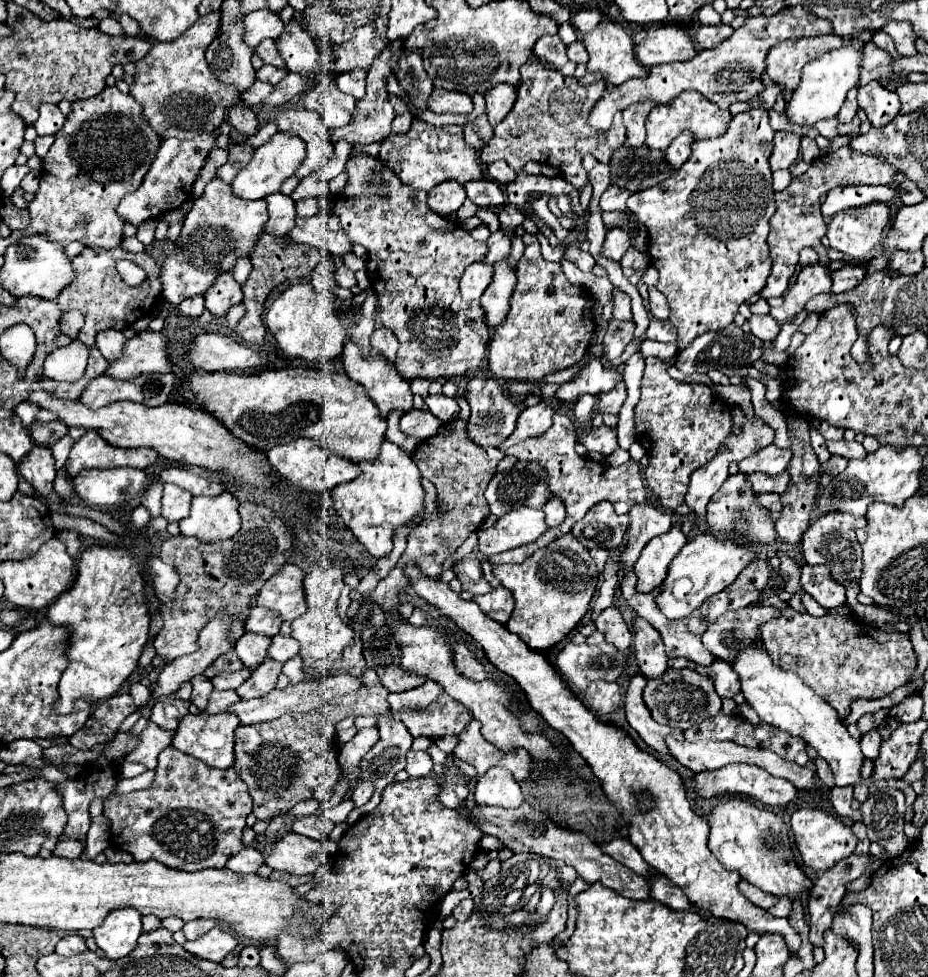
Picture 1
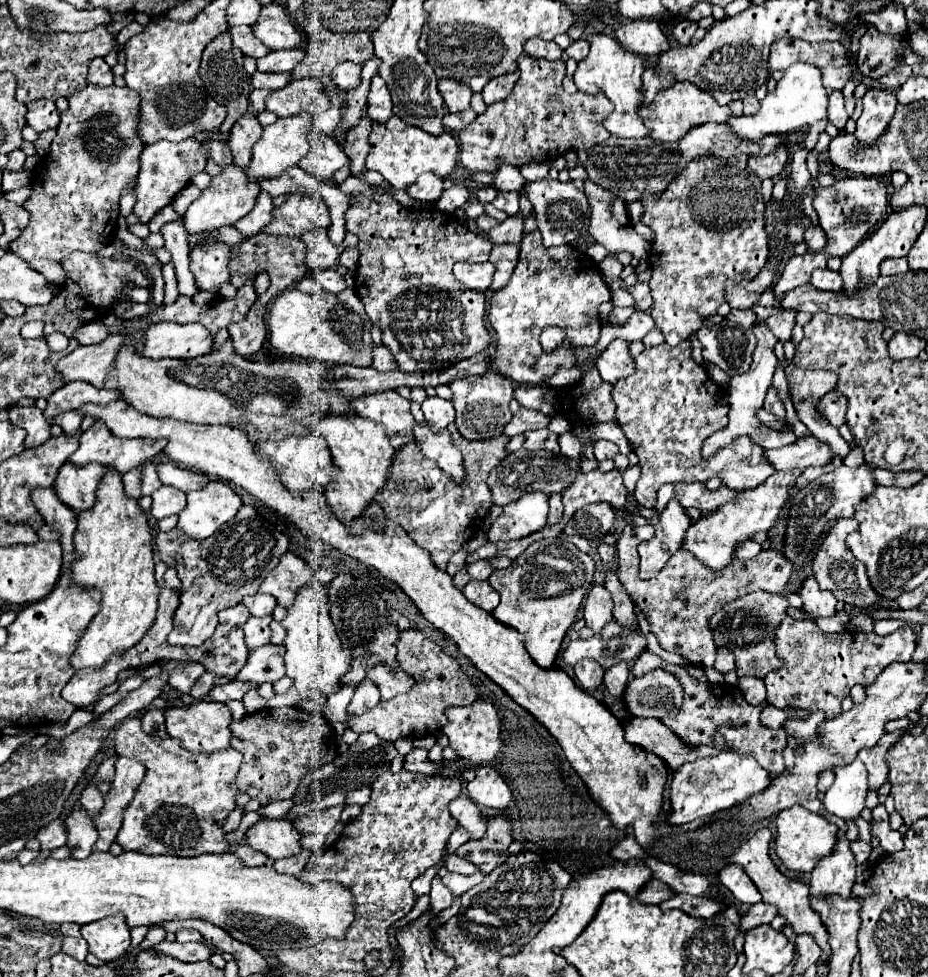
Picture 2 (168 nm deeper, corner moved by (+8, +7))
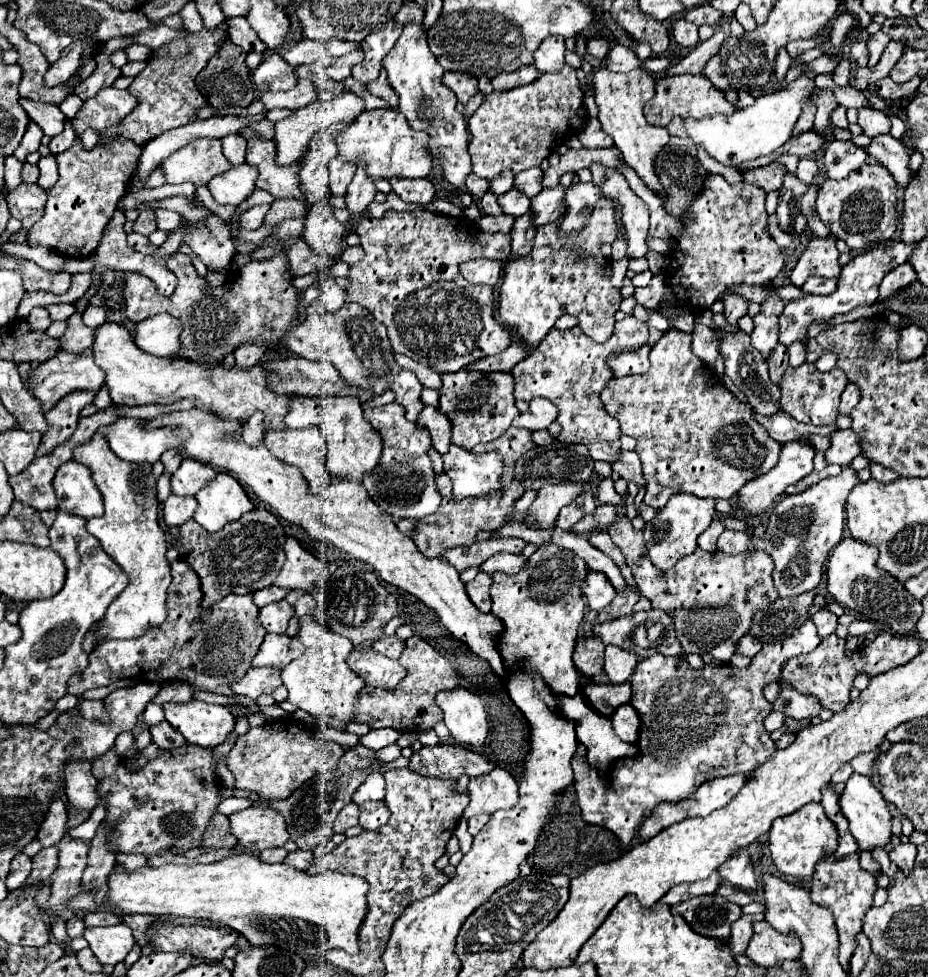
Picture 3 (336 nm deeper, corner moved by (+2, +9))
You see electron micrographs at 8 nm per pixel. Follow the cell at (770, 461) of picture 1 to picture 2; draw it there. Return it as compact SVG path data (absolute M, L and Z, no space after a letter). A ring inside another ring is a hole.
M802 438L796 440L792 446L784 446L780 450L766 450L766 460L776 470L804 470L808 466L824 466L834 460L834 452L824 442L818 442L818 438Z

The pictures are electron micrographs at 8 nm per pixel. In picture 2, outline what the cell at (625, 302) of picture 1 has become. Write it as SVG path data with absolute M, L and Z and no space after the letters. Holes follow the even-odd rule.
M614 254L606 256L598 266L600 266L602 276L604 276L604 280L606 280L606 282L612 282L614 278L618 278L618 276L620 276L620 272L622 272L622 268L624 268L624 266L618 262L618 258L616 258Z

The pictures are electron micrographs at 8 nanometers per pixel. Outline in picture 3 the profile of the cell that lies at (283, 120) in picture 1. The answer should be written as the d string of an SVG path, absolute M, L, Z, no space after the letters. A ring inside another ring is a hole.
M334 158L330 160L328 168L330 168L330 192L336 196L346 194L346 188L354 178L356 166L352 162L344 162L342 158Z

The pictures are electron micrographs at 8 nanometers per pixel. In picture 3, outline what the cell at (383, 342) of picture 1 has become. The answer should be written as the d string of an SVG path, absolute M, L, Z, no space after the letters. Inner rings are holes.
M400 370L394 378L394 382L390 384L390 388L396 392L396 402L404 404L408 420L416 420L424 408L424 404L420 400L420 392L424 386L416 378L416 374L410 370Z

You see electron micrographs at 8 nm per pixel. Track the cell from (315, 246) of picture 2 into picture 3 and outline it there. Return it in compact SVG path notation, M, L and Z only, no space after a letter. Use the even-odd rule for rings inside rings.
M328 200L308 210L302 238L316 254L340 260L344 252L344 226L334 218Z

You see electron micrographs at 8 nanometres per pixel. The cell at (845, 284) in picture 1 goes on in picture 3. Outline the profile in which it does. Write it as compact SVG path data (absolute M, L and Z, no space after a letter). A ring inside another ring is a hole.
M812 276L806 280L806 284L802 286L804 292L808 294L832 294L838 286L838 278L818 278Z

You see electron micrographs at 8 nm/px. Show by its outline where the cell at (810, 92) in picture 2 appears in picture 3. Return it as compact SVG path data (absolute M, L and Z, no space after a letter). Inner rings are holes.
M802 72L786 88L758 96L756 102L744 110L736 110L730 116L718 114L704 120L684 120L684 126L688 130L688 136L694 140L694 144L702 144L712 158L716 158L726 166L736 166L746 160L766 156L774 152L778 146L782 146L792 136L792 130L802 114L802 108L814 96L816 96L814 78Z

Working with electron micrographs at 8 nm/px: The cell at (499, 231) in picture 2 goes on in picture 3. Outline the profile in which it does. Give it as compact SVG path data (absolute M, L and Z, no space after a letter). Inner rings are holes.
M554 186L554 188L544 188L540 194L532 198L532 224L542 226L550 224L560 218L560 212L564 212L564 186Z

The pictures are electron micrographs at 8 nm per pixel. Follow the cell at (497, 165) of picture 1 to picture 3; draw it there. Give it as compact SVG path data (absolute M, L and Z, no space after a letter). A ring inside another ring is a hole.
M530 168L530 170L524 170L520 174L514 176L514 188L520 190L522 194L526 194L528 198L536 196L536 192L542 190L540 182L542 182L542 170L540 168Z

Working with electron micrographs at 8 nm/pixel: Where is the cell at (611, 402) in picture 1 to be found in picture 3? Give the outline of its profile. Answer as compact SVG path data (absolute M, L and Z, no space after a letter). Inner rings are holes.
M626 316L624 320L616 322L614 334L604 344L592 342L578 326L570 330L552 328L538 344L538 348L512 370L514 398L528 398L524 402L530 402L538 396L548 398L558 408L556 422L562 426L558 440L564 444L586 444L594 460L612 462L616 460L616 452L620 452L620 424L614 416L606 412L600 400L600 392L612 378L612 372L606 366L606 358L612 352L622 352L624 348L638 348L646 342L648 324L636 320L634 316Z

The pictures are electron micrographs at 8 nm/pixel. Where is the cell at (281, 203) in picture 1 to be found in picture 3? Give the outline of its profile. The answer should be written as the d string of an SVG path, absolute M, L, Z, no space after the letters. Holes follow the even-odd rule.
M260 204L260 206L254 206L254 208L246 210L246 212L240 216L240 226L242 226L242 228L248 228L248 230L258 228L258 226L264 222L264 216L266 216L268 210L270 210L268 204Z

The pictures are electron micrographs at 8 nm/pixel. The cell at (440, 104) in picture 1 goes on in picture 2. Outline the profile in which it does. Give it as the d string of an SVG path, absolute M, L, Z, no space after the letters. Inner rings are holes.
M444 78L438 82L438 90L442 92L446 108L450 112L460 112L460 110L470 108L470 98L472 98L470 86L462 84L462 82L450 82Z

